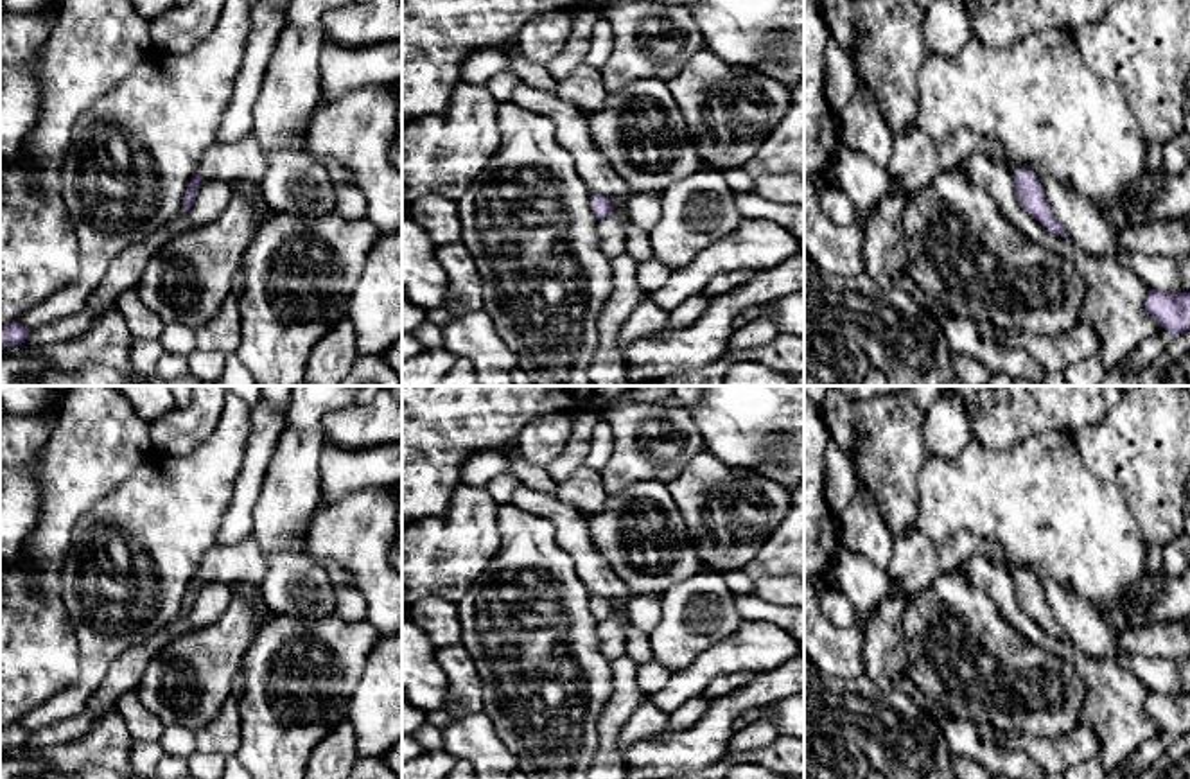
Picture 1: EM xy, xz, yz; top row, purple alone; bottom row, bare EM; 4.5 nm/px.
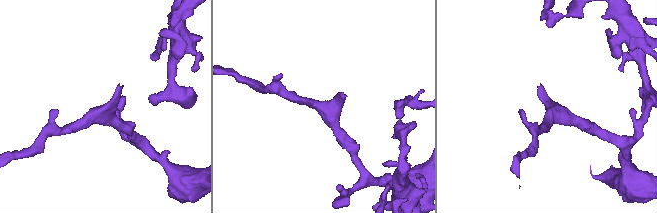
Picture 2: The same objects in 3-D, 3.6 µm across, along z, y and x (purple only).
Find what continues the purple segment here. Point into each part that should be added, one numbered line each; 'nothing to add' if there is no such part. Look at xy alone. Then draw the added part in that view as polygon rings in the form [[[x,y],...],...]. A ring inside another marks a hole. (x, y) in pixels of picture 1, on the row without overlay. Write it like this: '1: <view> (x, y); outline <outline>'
1: xy (244, 560); outline [[[251,535],[235,546],[214,546],[203,556],[196,576],[201,576],[203,582],[249,580],[258,583],[266,569],[267,556]]]

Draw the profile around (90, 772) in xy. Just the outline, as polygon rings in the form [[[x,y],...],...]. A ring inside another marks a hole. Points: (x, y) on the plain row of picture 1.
[[[86,766],[83,772],[75,775],[56,772],[56,774],[50,774],[47,779],[158,779],[158,777],[140,777],[140,775],[127,777],[108,768]]]

